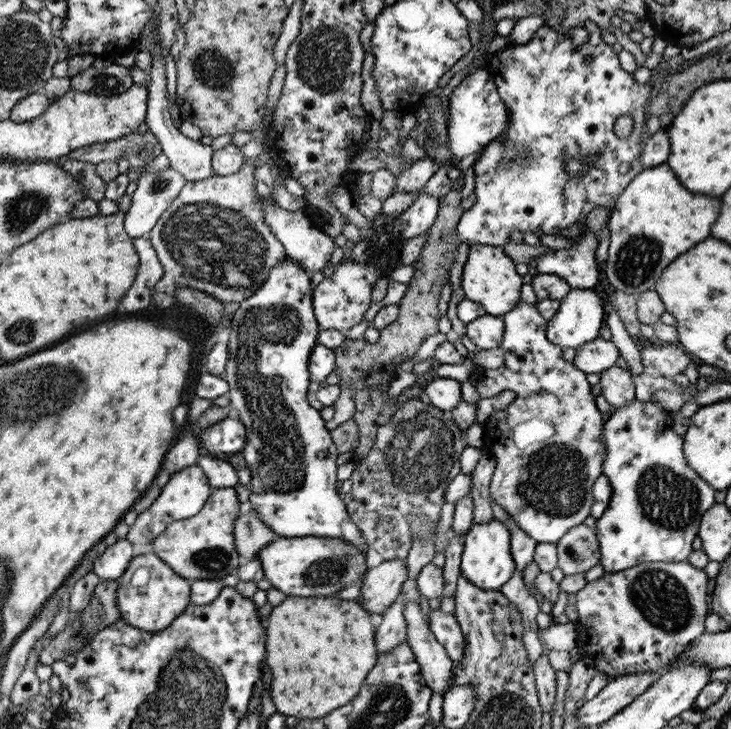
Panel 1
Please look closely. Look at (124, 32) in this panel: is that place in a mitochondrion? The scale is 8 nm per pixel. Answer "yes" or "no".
no

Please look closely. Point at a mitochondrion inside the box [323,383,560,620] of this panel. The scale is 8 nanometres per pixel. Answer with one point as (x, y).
(417, 455)

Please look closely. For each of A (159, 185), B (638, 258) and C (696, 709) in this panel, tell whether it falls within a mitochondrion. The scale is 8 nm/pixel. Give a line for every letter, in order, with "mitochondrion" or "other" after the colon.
A: mitochondrion
B: mitochondrion
C: other

